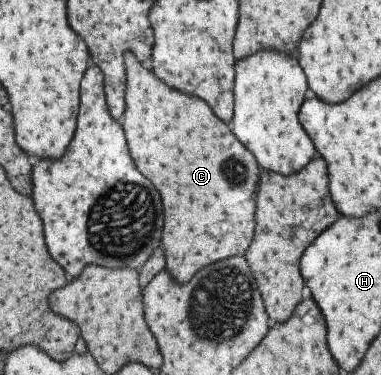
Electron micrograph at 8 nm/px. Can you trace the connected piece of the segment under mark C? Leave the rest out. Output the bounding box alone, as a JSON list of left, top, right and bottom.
[121,51,258,283]

